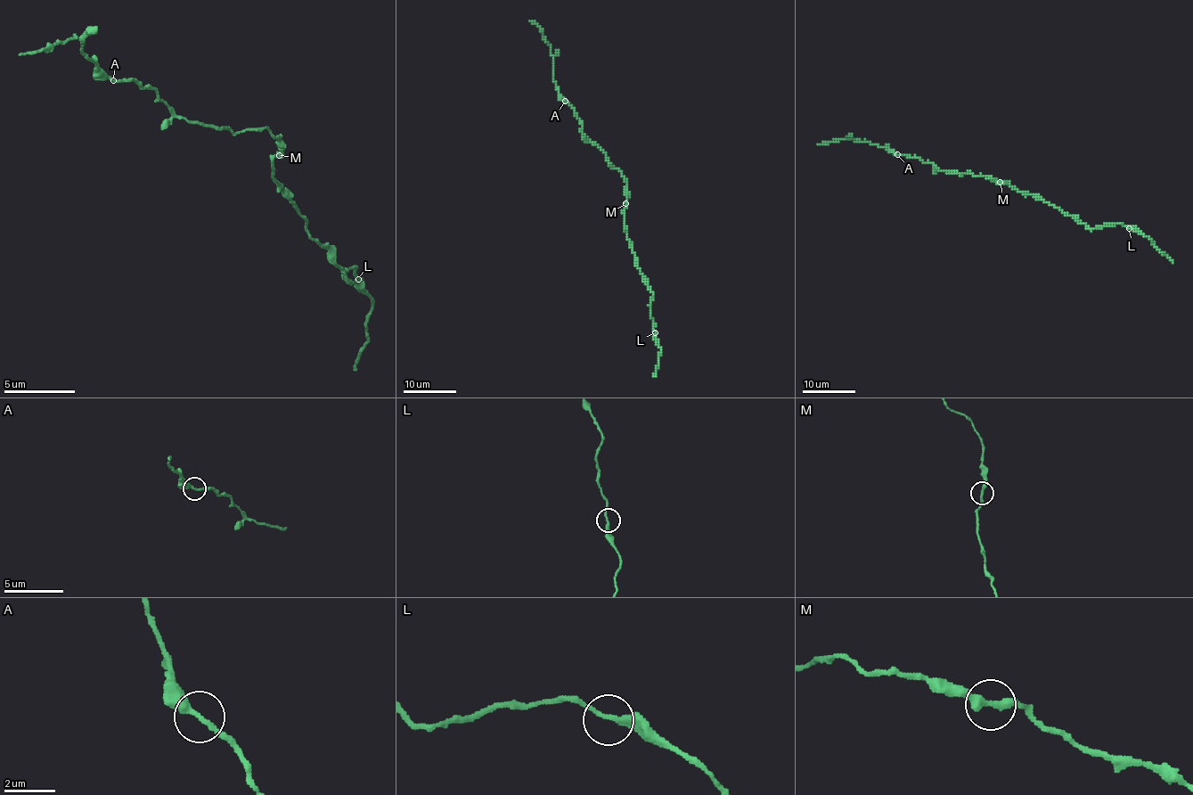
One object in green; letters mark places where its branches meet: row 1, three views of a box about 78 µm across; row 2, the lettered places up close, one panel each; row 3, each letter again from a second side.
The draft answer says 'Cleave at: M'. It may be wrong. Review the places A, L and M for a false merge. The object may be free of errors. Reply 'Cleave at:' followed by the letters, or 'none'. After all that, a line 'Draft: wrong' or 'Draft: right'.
Cleave at: none
Draft: wrong

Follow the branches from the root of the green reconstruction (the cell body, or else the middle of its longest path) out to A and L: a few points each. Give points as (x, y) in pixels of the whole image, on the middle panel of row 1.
A: (626, 195), (625, 177), (610, 165), (605, 153), (585, 137), (579, 118), (564, 101)
L: (626, 195), (624, 222), (627, 240), (635, 255), (635, 264), (652, 292), (649, 308), (655, 332)

